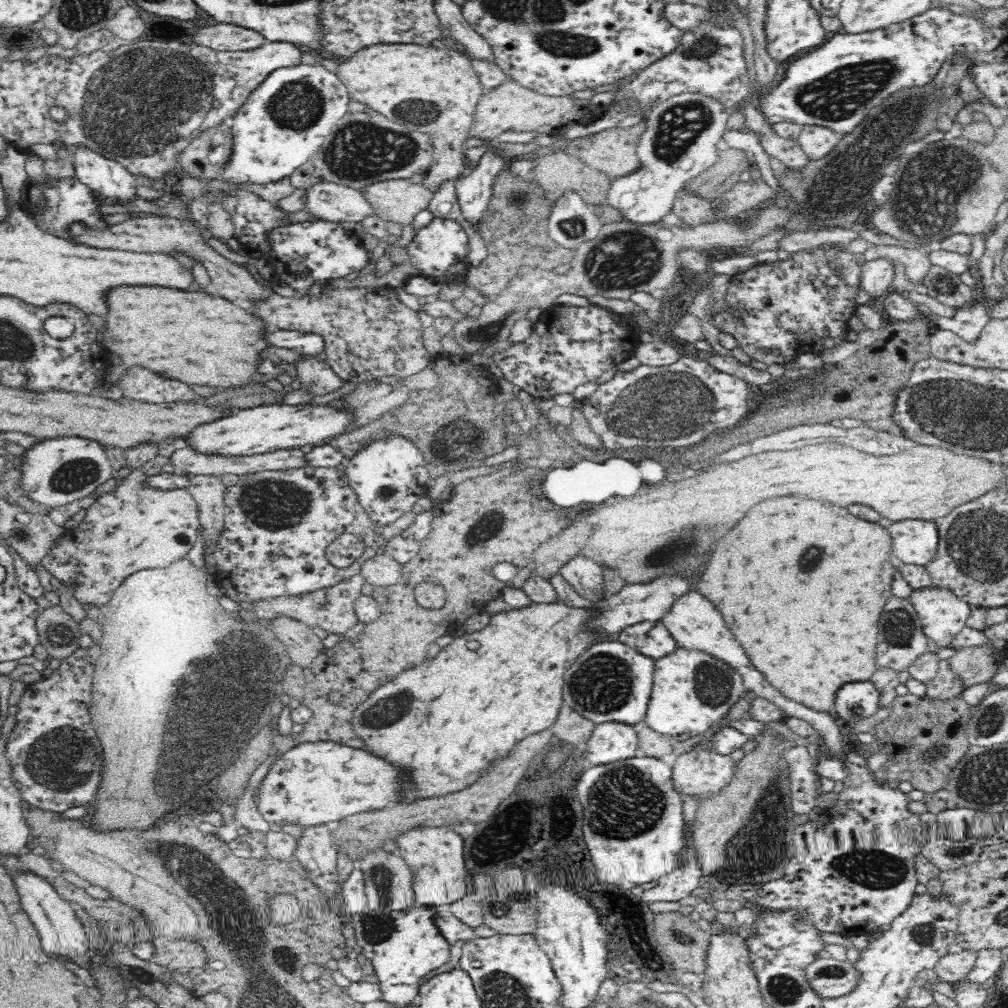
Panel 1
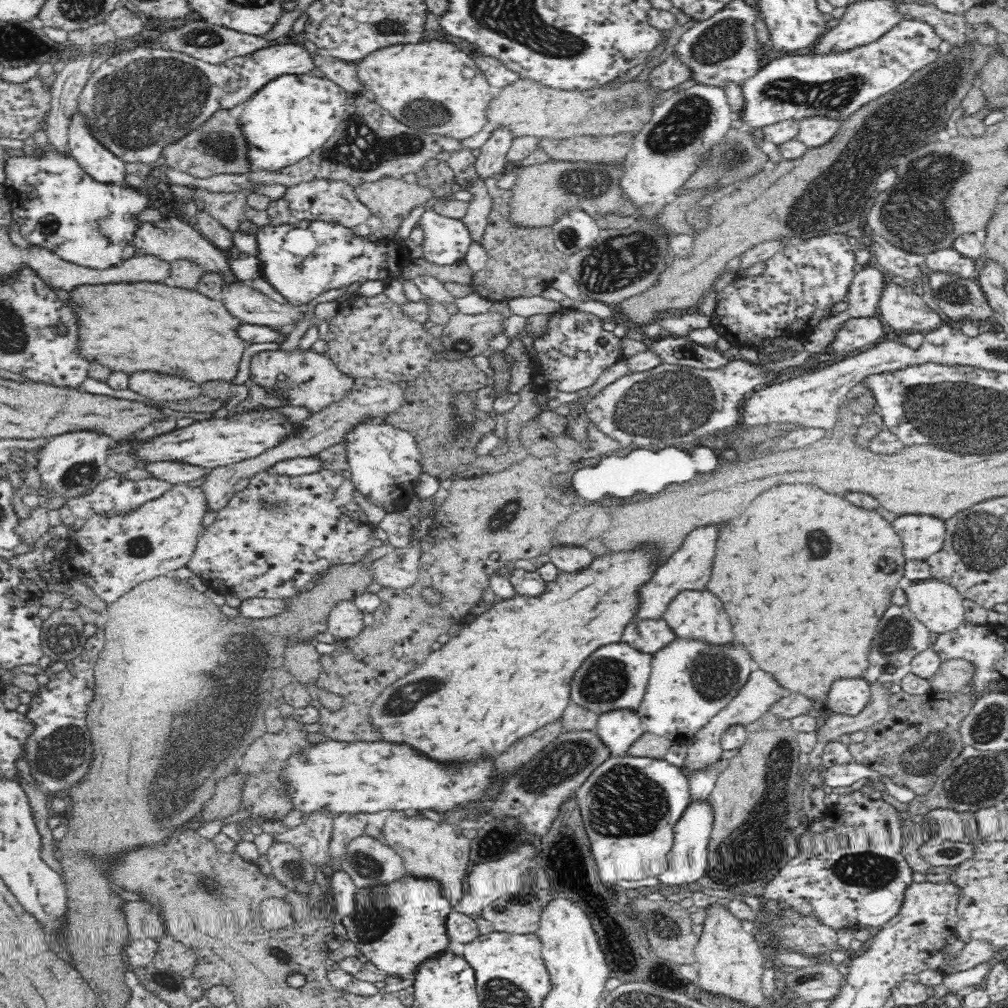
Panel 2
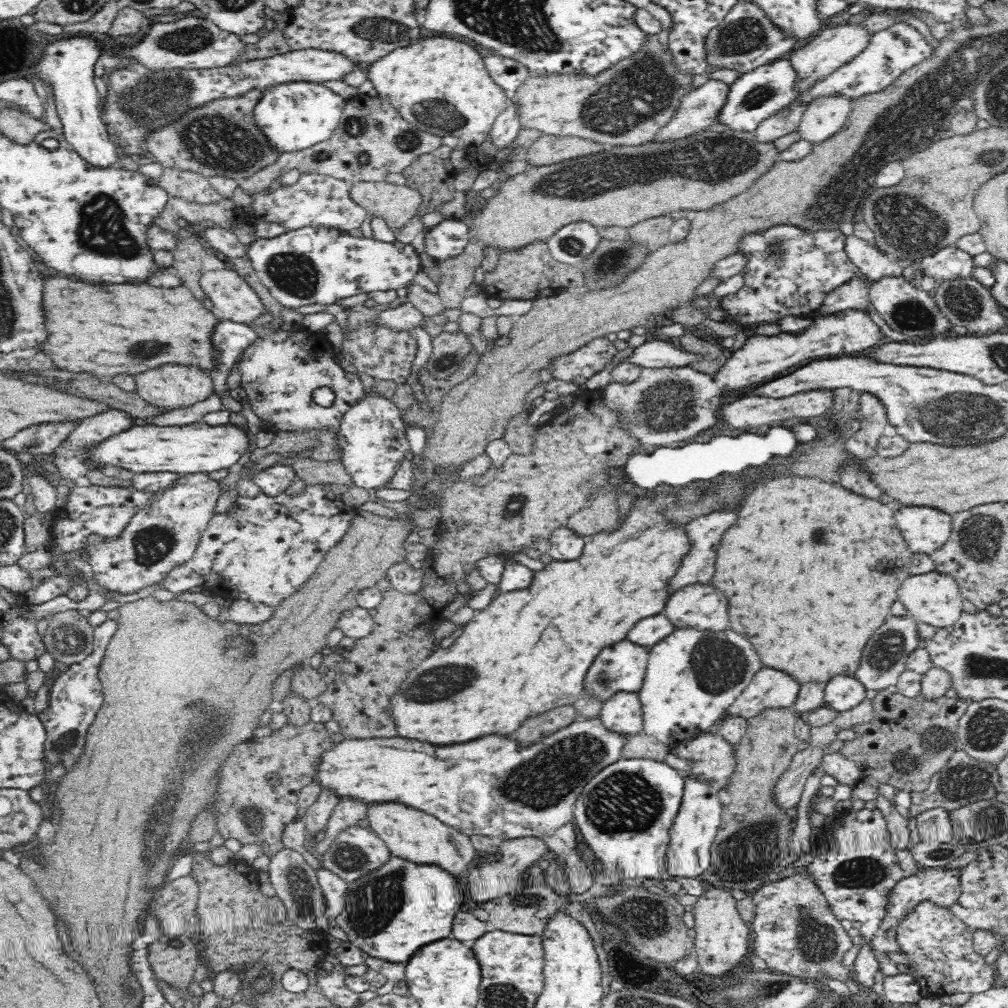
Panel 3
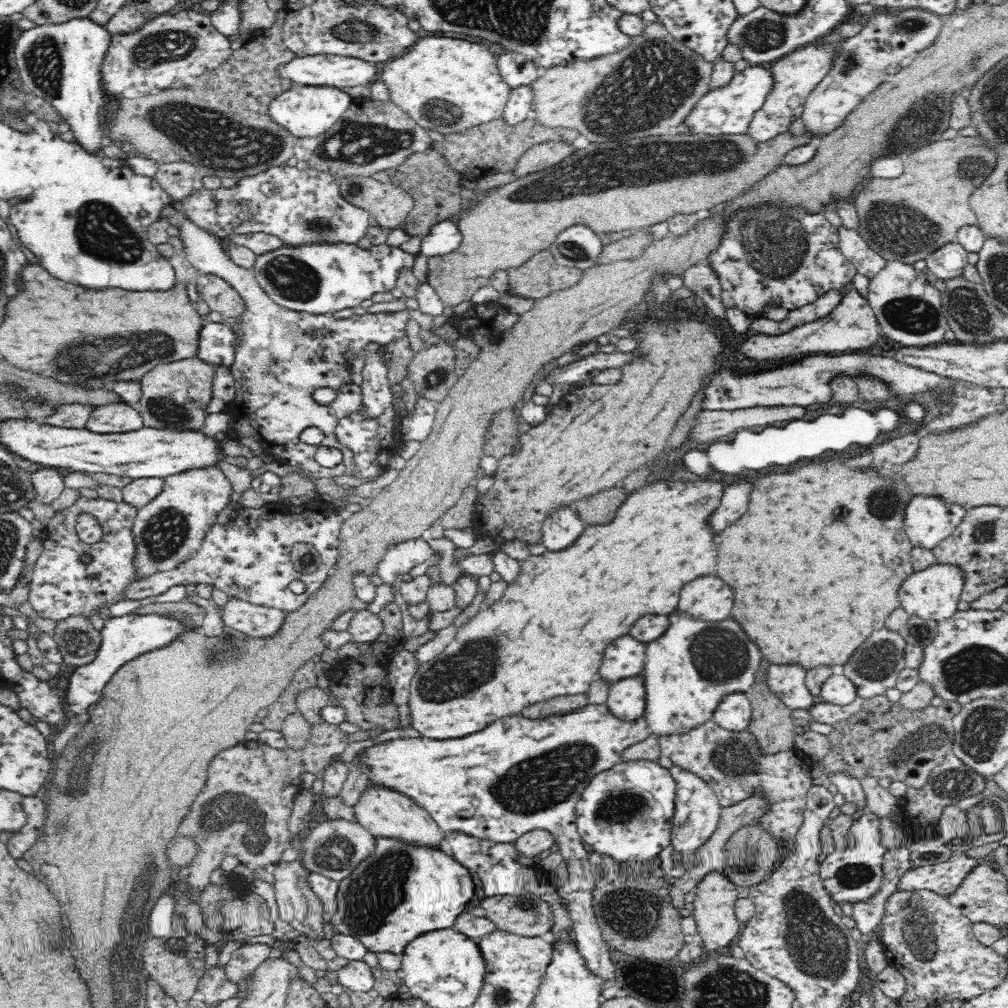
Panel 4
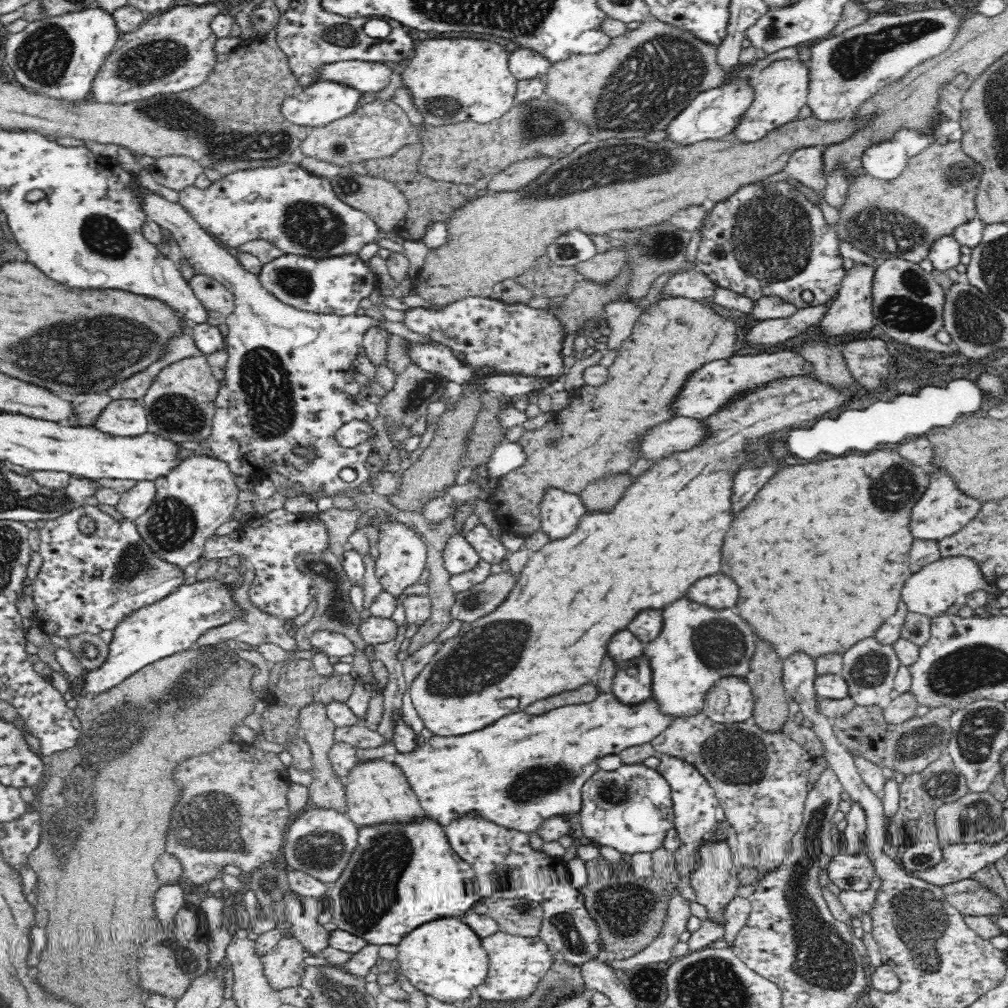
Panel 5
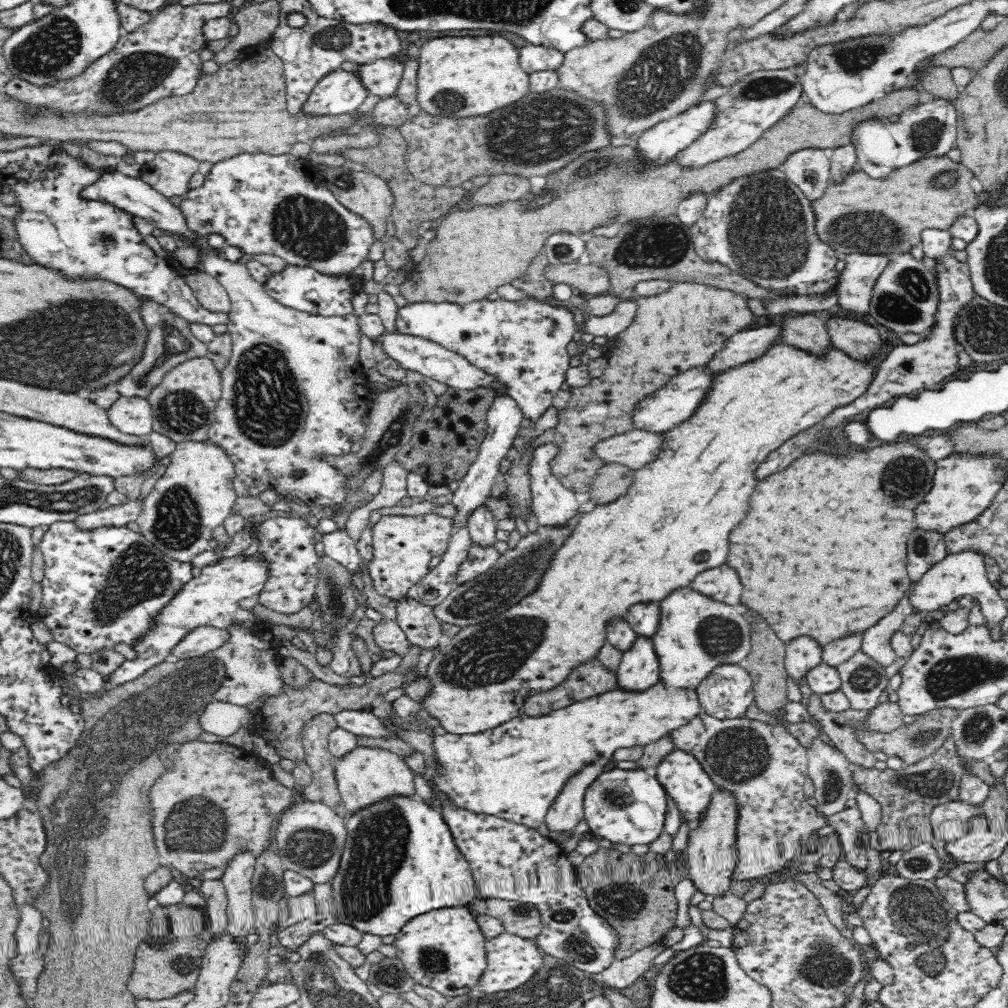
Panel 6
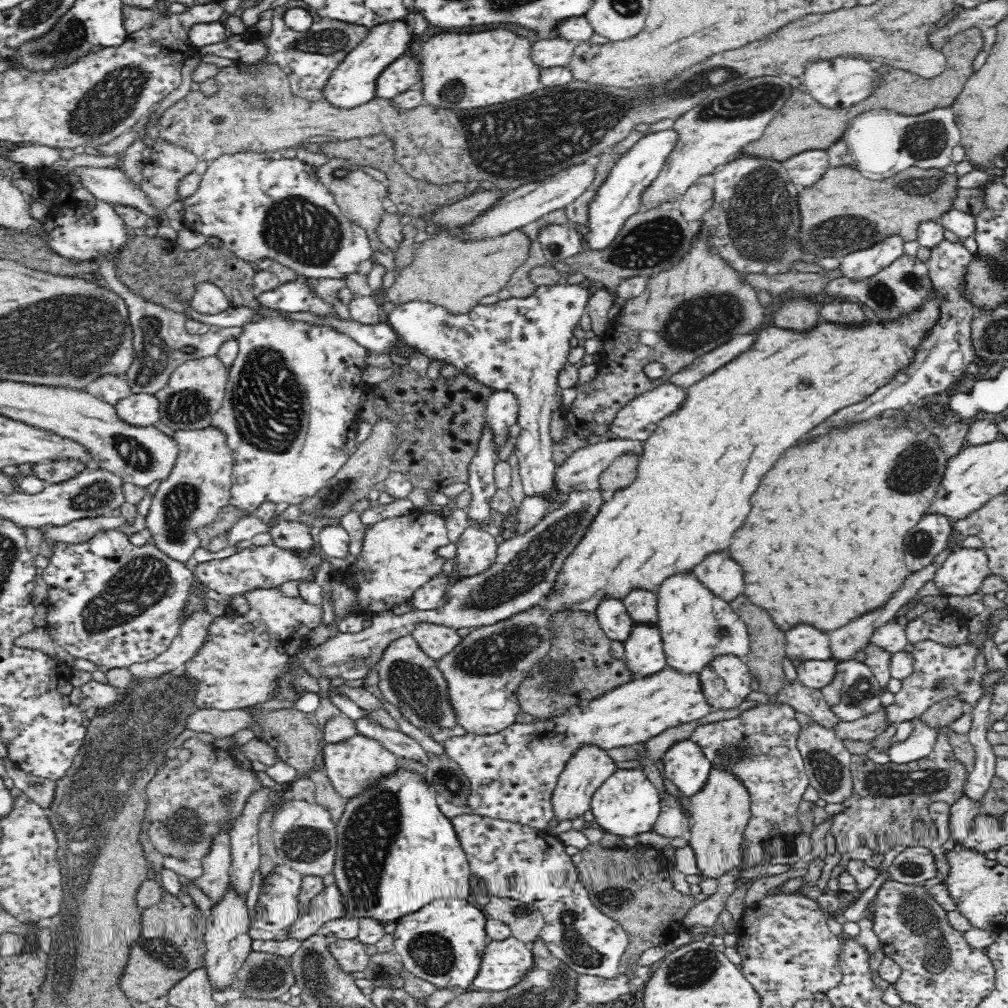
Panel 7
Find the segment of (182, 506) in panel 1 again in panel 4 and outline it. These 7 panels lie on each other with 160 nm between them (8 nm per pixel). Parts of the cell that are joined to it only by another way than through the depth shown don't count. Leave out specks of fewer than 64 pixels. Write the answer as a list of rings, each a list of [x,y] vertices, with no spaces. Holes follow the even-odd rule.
[[[217,466],[164,478],[163,489],[136,510],[132,523],[135,553],[131,563],[136,580],[146,580],[154,573],[172,570],[192,558],[208,529],[217,523],[220,511],[230,503],[232,492],[231,482]]]

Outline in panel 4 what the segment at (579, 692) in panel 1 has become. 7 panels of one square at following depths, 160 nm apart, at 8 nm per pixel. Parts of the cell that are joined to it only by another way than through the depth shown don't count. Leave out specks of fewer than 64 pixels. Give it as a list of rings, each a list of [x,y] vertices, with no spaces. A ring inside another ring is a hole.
[[[630,636],[614,640],[604,652],[604,660],[598,668],[598,678],[610,685],[641,676],[646,660],[646,645]]]

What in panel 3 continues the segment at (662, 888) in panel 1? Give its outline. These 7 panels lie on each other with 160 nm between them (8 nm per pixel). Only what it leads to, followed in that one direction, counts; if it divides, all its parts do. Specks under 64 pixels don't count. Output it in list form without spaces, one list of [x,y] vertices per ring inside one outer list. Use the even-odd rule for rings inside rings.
[[[684,775],[685,792],[679,814],[670,832],[666,875],[676,878],[700,878],[711,869],[711,849],[721,826],[722,804],[716,791]]]

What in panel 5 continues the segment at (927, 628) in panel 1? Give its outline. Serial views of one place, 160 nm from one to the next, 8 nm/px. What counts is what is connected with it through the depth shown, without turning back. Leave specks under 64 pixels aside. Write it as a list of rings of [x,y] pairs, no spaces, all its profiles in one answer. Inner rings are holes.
[[[965,556],[940,558],[912,573],[901,587],[901,602],[907,606],[909,612],[922,614],[928,618],[945,615],[952,604],[962,602],[965,596],[982,590],[988,595],[988,603],[984,611],[999,611],[998,599],[994,599],[998,587],[994,583],[984,580],[977,564]]]

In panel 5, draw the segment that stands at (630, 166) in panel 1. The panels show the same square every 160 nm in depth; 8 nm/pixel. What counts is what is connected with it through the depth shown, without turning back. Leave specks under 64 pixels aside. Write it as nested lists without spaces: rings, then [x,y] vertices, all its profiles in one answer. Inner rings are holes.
[[[536,155],[511,164],[502,172],[492,176],[488,189],[494,191],[515,191],[526,186],[530,181],[539,177],[556,158],[546,155]]]

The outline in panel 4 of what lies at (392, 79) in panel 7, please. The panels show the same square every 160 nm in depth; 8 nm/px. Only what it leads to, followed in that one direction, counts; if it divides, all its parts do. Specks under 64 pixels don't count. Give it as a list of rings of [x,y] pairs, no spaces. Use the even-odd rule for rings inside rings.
[[[315,54],[293,57],[292,60],[278,65],[275,73],[292,84],[308,86],[353,87],[356,85],[369,86],[378,80],[379,65],[352,58],[351,56]]]

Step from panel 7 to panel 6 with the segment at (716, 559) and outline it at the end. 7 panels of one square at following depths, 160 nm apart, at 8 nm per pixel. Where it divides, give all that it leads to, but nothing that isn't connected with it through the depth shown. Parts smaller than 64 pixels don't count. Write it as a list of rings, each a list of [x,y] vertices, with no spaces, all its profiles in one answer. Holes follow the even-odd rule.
[[[730,568],[704,572],[702,576],[696,576],[689,587],[708,599],[724,602],[724,604],[740,604],[742,586],[738,584],[736,572]]]

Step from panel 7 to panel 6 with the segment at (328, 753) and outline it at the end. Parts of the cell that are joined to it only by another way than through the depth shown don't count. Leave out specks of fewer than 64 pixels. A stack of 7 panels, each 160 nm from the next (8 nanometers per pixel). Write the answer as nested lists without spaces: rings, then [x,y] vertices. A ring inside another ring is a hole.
[[[356,746],[342,758],[334,758],[338,789],[346,807],[347,816],[355,816],[365,808],[397,797],[416,798],[414,772],[400,755],[379,748]]]

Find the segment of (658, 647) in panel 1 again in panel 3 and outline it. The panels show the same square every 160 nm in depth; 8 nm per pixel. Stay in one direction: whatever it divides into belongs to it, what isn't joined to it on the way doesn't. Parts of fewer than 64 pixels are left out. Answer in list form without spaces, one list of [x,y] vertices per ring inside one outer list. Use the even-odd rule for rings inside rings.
[[[648,616],[640,620],[630,632],[626,639],[631,640],[634,644],[650,648],[662,642],[664,638],[670,636],[675,630],[675,626],[668,620],[667,616]]]

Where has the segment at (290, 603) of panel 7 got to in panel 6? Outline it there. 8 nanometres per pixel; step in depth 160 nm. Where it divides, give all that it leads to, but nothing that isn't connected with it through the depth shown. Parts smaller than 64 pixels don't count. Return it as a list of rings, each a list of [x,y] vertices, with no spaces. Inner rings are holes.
[[[262,621],[253,630],[247,628],[226,628],[230,631],[230,642],[214,650],[212,655],[224,661],[226,678],[213,695],[213,700],[220,700],[236,704],[236,706],[248,706],[262,696],[277,695],[284,684],[280,667],[278,644],[262,640],[259,632],[268,627],[268,623]]]

